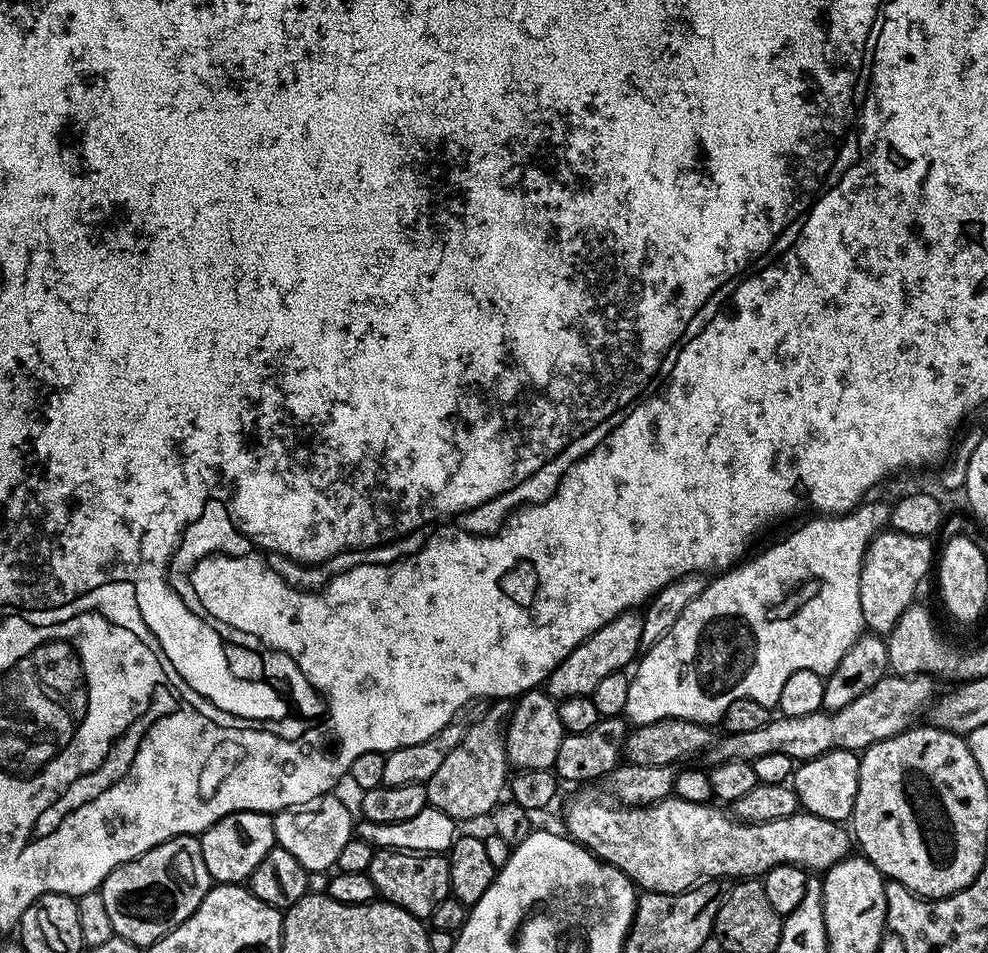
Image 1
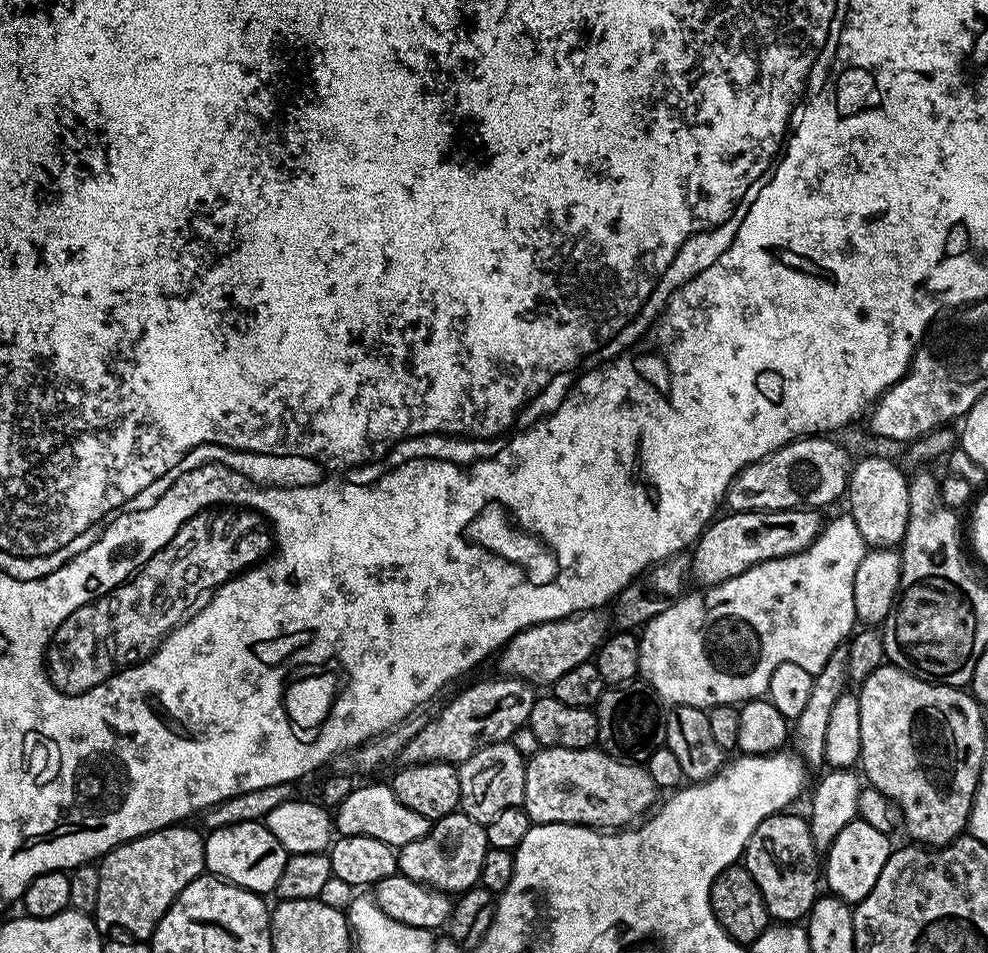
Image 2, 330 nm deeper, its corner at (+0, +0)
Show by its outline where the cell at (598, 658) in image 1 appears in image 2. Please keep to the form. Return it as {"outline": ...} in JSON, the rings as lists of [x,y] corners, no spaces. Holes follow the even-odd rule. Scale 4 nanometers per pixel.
{"outline":[[[803,508],[777,512],[728,512],[721,515],[705,528],[691,549],[691,579],[695,583],[697,580],[700,586],[721,584],[730,578],[738,578],[738,574],[746,574],[746,570],[767,560],[804,552],[822,531],[820,516],[819,511]]]}

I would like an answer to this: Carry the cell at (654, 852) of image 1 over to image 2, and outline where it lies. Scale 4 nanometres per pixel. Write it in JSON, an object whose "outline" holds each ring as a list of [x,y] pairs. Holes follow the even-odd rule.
{"outline":[[[596,746],[541,748],[526,761],[522,806],[533,824],[582,824],[597,830],[623,830],[657,803],[658,789],[647,767],[616,760]]]}

